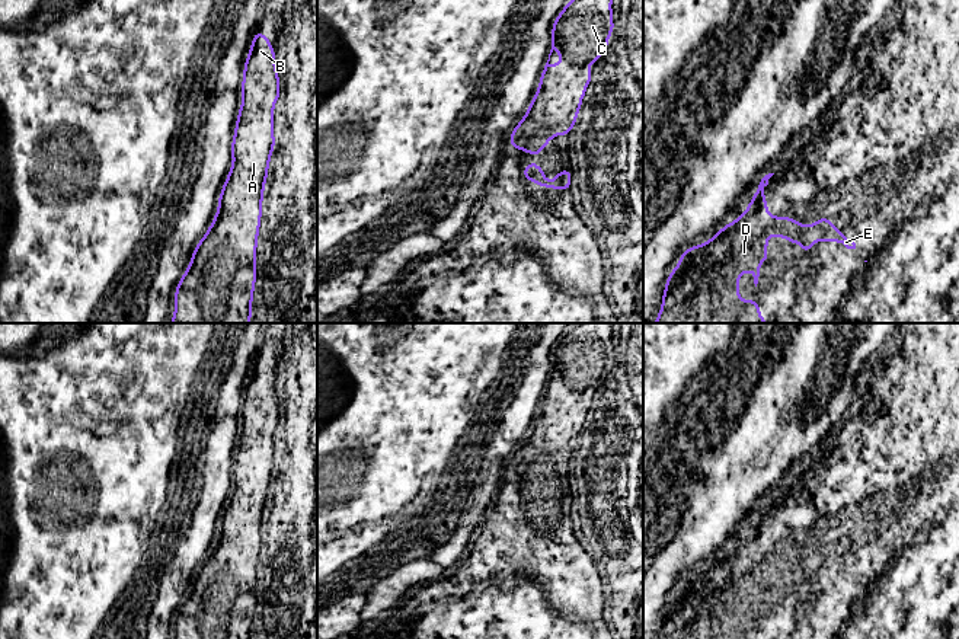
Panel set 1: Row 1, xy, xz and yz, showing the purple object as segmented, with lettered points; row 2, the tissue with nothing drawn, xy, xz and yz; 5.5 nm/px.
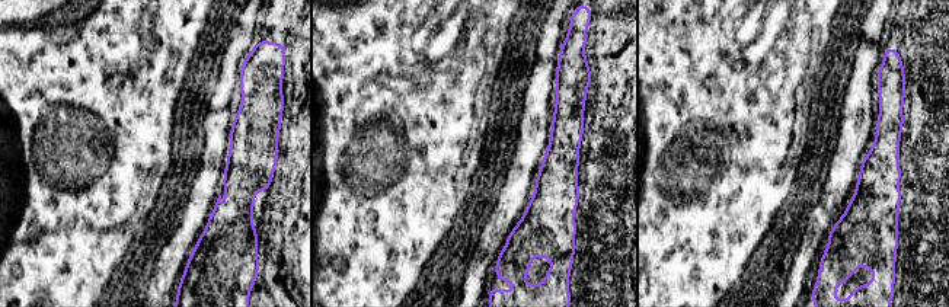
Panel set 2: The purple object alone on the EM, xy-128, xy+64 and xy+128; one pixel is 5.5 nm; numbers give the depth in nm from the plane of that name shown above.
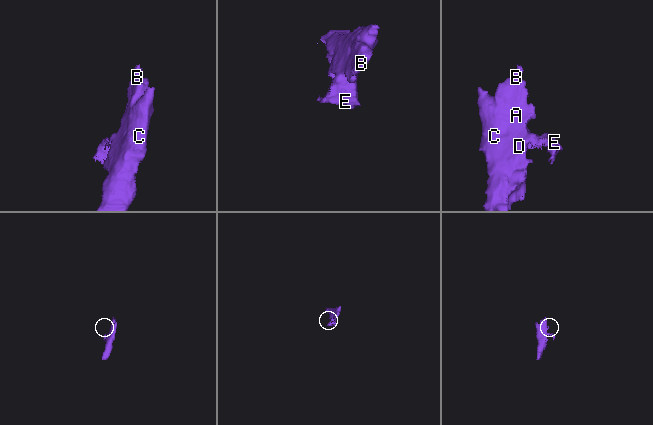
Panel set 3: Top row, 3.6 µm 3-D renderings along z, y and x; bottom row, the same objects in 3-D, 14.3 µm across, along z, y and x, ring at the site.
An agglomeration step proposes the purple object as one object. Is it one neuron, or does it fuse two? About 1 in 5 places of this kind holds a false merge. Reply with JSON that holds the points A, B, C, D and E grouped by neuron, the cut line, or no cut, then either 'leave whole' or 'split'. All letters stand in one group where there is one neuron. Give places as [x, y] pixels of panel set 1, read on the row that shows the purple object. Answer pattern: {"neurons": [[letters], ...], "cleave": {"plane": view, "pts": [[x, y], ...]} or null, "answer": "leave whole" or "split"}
{"neurons": [["A", "B", "C", "D", "E"]], "cleave": null, "answer": "leave whole"}

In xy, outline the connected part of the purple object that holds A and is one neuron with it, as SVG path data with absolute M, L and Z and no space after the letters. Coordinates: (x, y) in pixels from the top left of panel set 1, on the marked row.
M255 31L240 86L243 99L231 140L233 164L223 183L214 220L195 246L189 266L175 290L170 323L250 323L263 191L275 148L274 108L281 96L275 47L269 39Z

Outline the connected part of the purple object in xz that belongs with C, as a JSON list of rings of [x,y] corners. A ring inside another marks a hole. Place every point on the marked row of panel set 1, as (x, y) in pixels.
[[[570,0],[552,25],[552,49],[540,76],[538,89],[517,127],[511,131],[509,144],[515,150],[538,156],[554,135],[569,137],[578,121],[578,114],[586,87],[592,80],[592,70],[586,64],[597,63],[608,47],[614,32],[613,0]],[[557,49],[562,61],[550,66],[550,55]]]

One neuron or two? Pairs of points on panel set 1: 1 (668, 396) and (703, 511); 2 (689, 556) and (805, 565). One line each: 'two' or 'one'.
1: two
2: two

